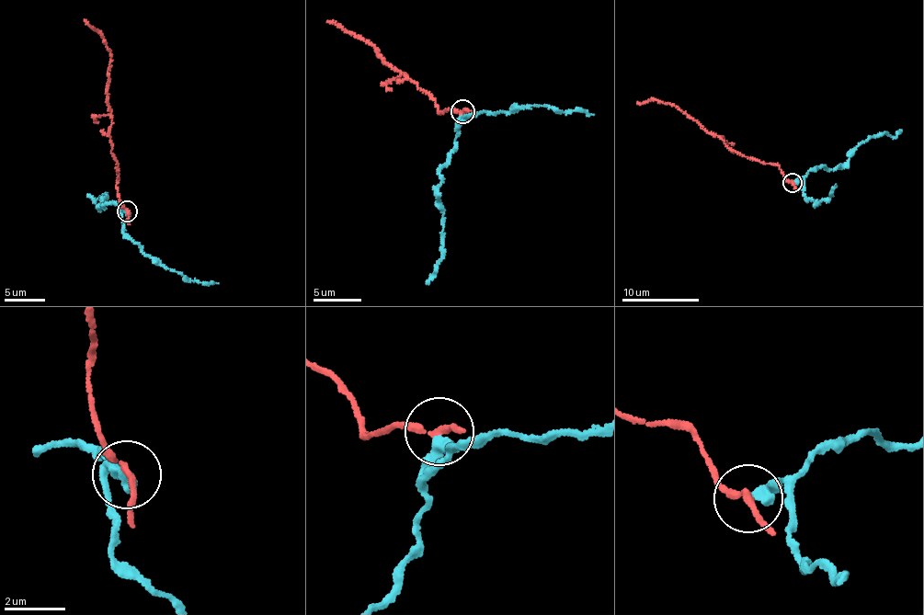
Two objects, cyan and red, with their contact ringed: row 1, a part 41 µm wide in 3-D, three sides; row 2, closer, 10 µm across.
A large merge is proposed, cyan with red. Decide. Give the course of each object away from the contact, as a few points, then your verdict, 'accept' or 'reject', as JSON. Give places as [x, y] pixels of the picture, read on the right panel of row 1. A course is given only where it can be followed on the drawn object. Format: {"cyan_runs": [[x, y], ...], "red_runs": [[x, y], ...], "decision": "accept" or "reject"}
{"cyan_runs": [[793, 182], [817, 168], [835, 169], [872, 136], [885, 133], [895, 136], [901, 130]], "red_runs": [[792, 182], [783, 177], [779, 167], [742, 156], [672, 105], [654, 99], [637, 102]], "decision": "reject"}

